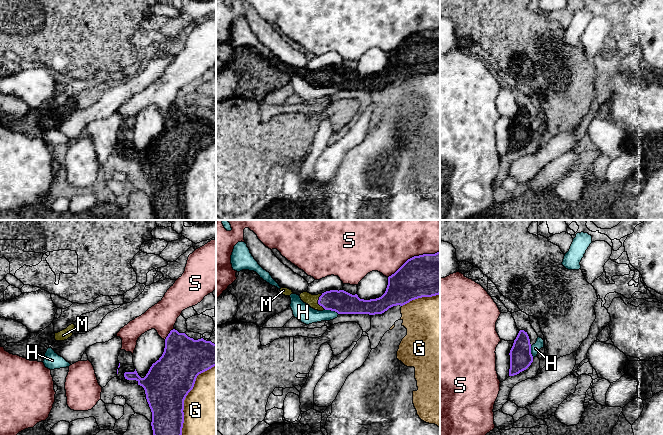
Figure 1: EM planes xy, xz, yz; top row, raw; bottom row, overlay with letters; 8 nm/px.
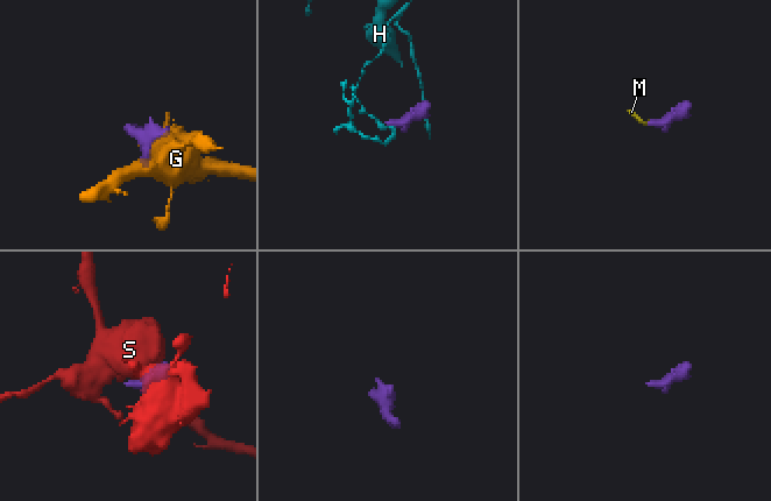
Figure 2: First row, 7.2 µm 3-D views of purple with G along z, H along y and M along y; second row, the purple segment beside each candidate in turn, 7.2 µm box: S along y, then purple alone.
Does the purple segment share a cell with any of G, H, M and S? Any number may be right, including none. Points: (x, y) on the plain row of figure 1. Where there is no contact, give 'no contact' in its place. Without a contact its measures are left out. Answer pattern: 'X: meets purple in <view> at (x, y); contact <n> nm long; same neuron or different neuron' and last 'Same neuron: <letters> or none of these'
G: meets purple in xy at (183, 177); contact 700 nm long; different neuron
H: meets purple in xz at (332, 86); contact 120 nm long; different neuron
M: meets purple in xz at (318, 78); contact 130 nm long; same neuron
S: meets purple in xz at (414, 32); contact 460 nm long; different neuron
Same neuron: M

